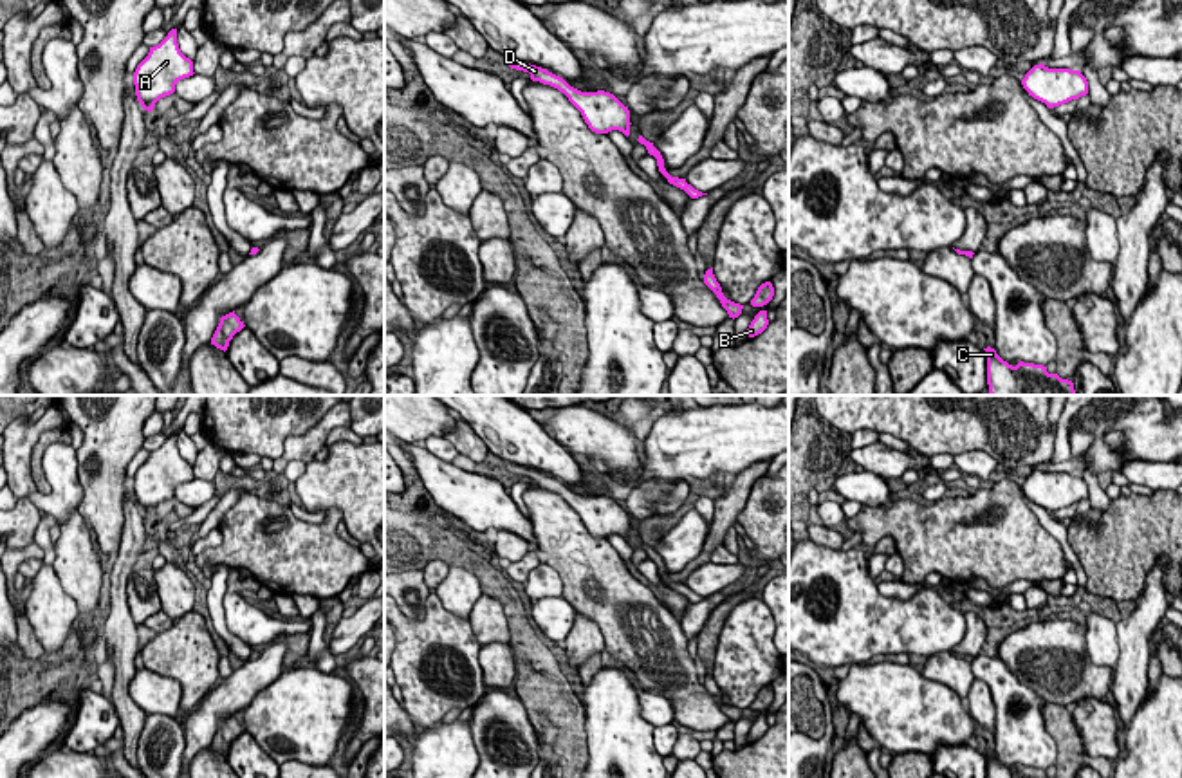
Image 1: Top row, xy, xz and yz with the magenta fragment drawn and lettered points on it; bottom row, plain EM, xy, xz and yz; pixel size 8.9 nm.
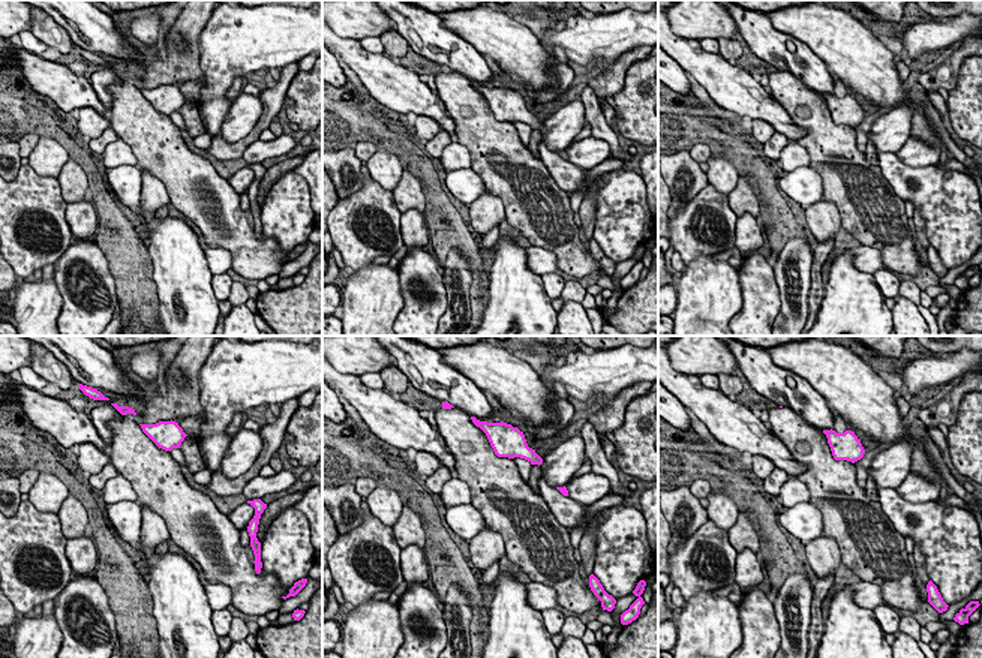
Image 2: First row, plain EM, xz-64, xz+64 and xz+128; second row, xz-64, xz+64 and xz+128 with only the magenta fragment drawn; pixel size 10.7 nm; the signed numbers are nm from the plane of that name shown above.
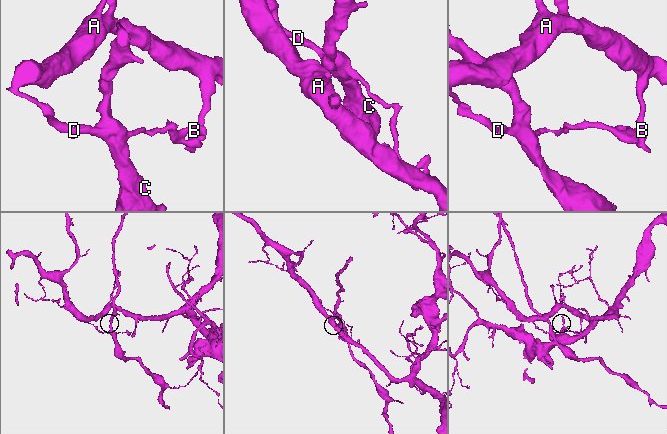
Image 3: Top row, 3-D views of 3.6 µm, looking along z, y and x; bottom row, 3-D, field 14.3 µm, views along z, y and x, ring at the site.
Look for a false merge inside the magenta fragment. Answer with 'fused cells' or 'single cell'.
fused cells

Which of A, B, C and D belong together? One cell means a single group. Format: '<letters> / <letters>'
A B / C D

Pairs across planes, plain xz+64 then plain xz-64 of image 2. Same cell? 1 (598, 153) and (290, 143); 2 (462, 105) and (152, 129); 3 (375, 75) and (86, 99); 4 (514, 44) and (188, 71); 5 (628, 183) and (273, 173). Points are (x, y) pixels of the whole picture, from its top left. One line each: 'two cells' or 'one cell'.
1: one cell
2: one cell
3: one cell
4: two cells
5: two cells

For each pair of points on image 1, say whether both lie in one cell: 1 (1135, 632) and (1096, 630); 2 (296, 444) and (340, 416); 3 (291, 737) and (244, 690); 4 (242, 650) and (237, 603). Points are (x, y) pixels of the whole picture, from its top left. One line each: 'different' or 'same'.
1: different
2: same
3: different
4: different

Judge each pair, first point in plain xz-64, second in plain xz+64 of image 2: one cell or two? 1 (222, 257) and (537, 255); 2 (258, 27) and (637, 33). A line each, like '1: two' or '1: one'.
1: one
2: one

